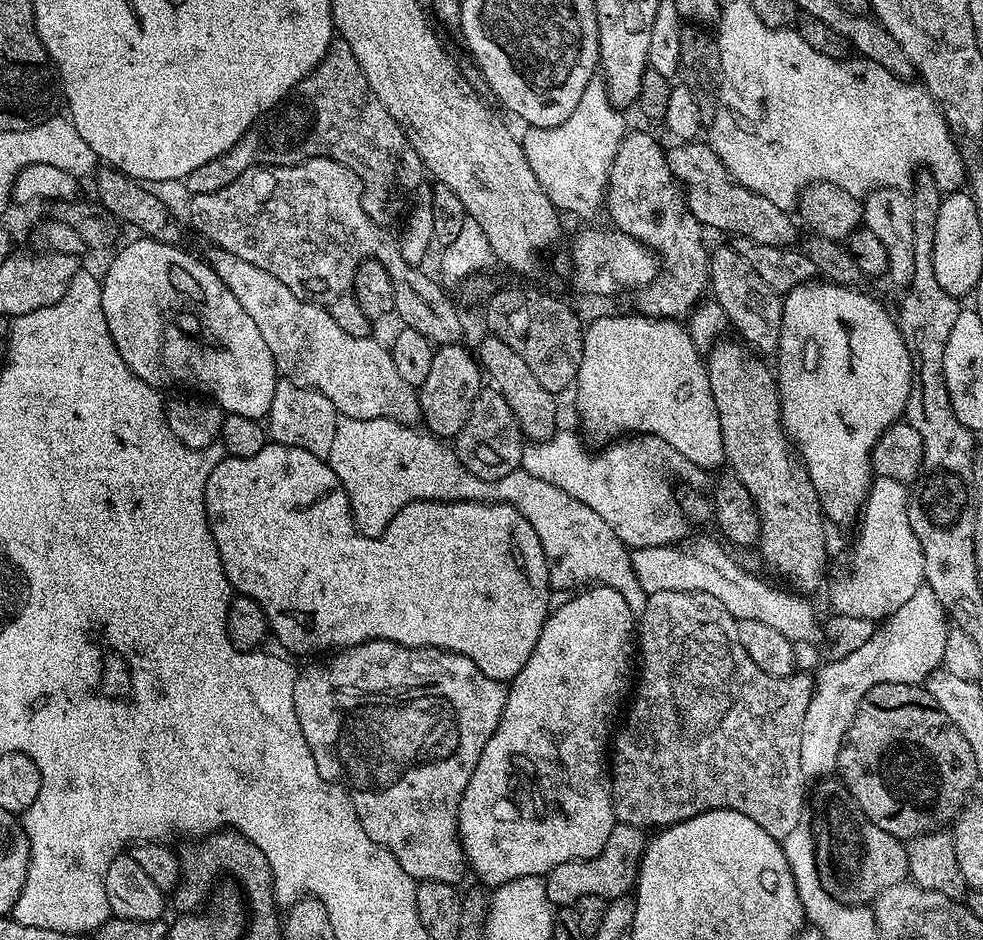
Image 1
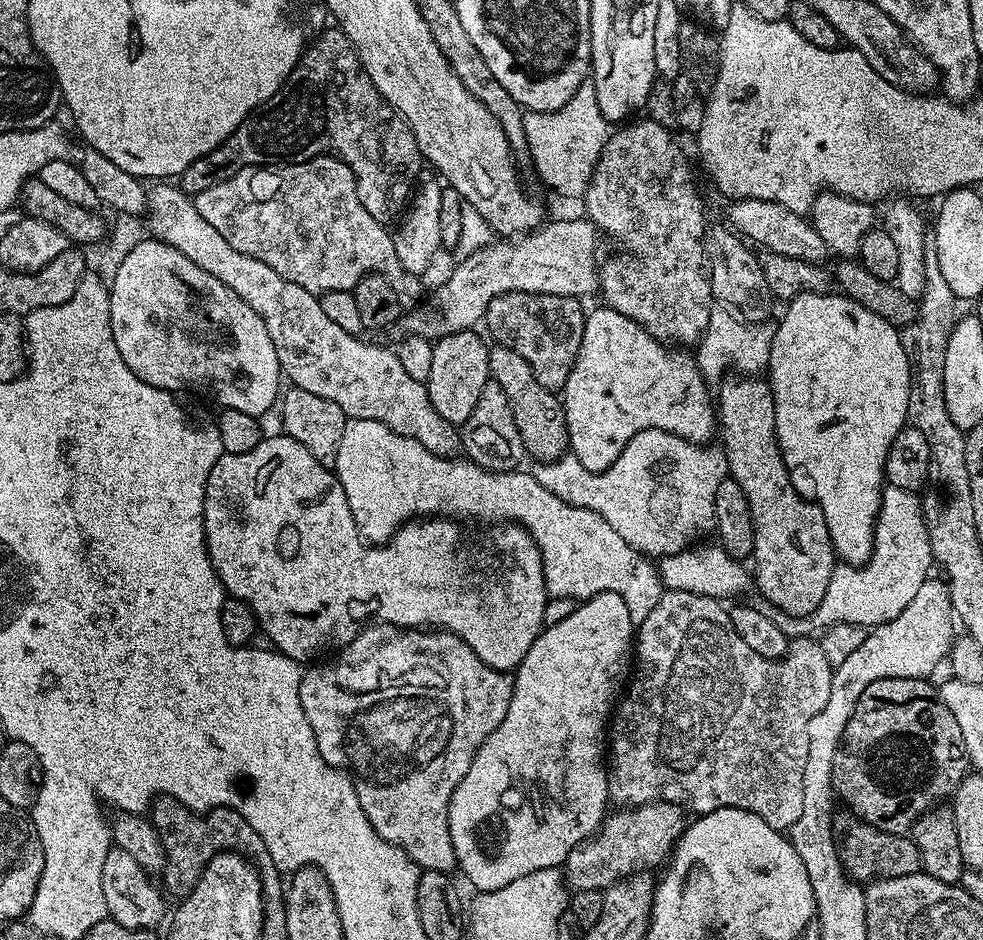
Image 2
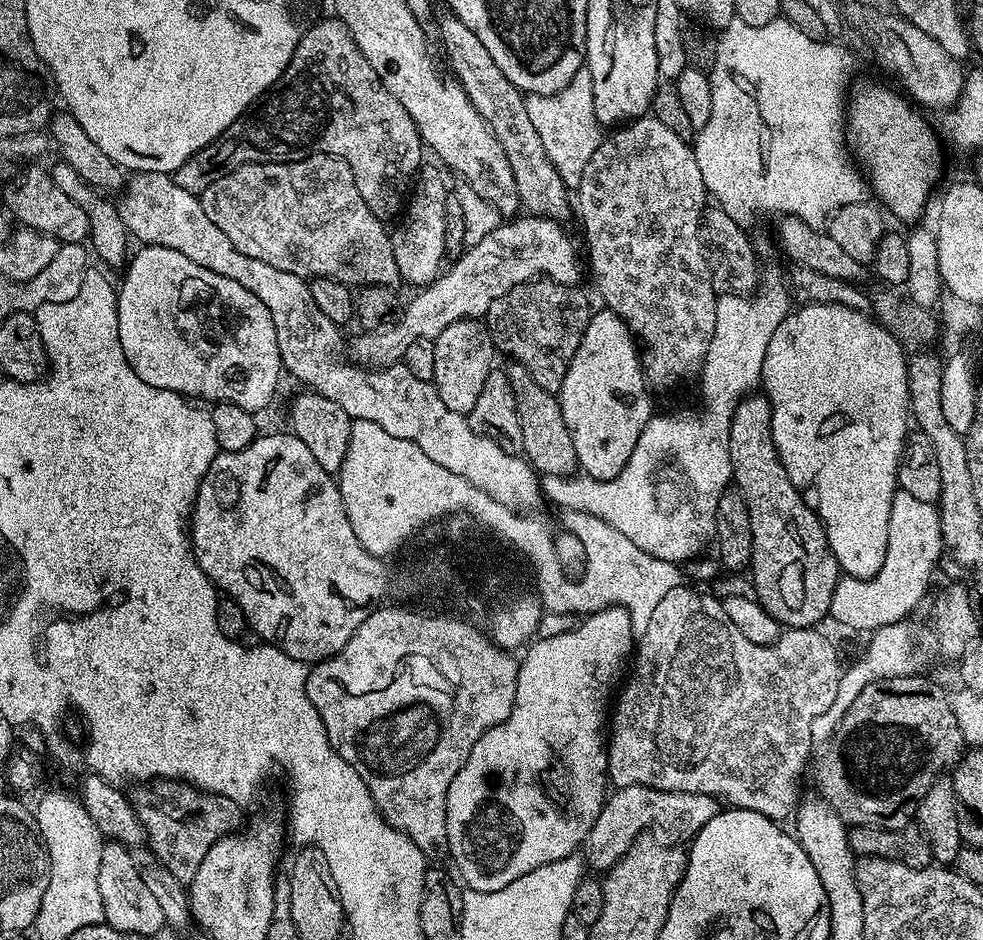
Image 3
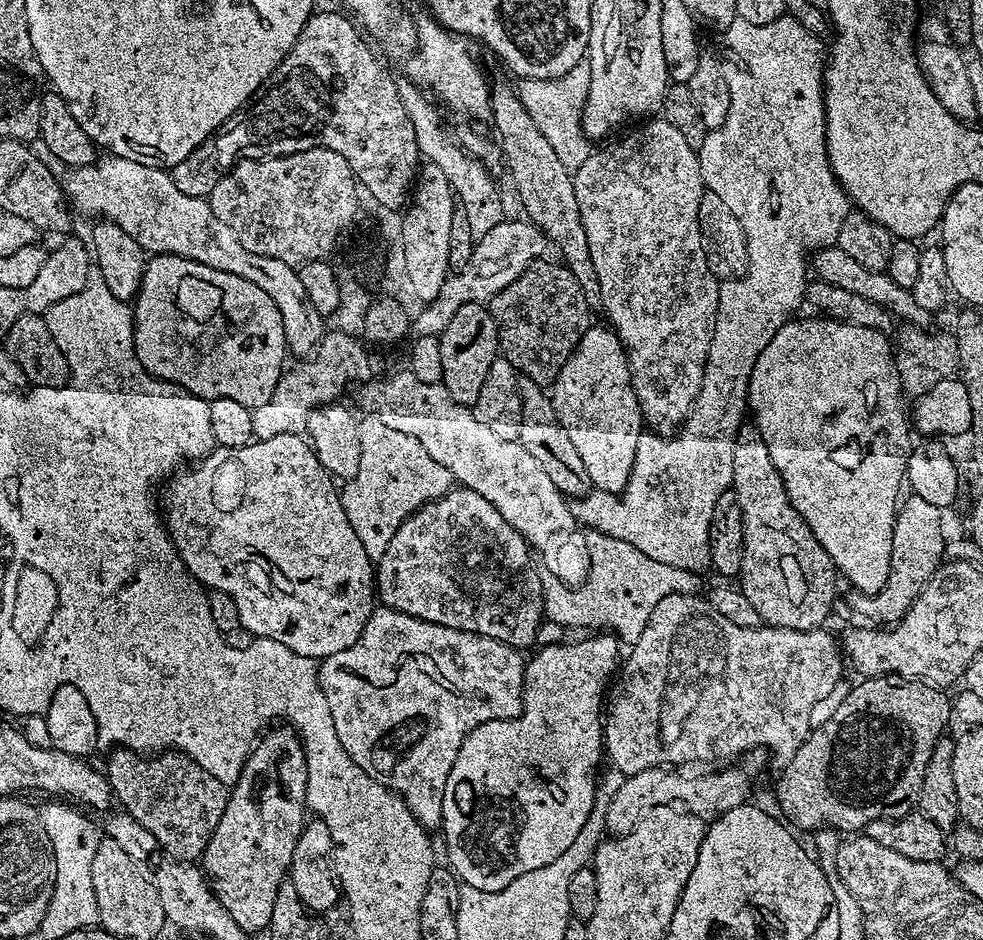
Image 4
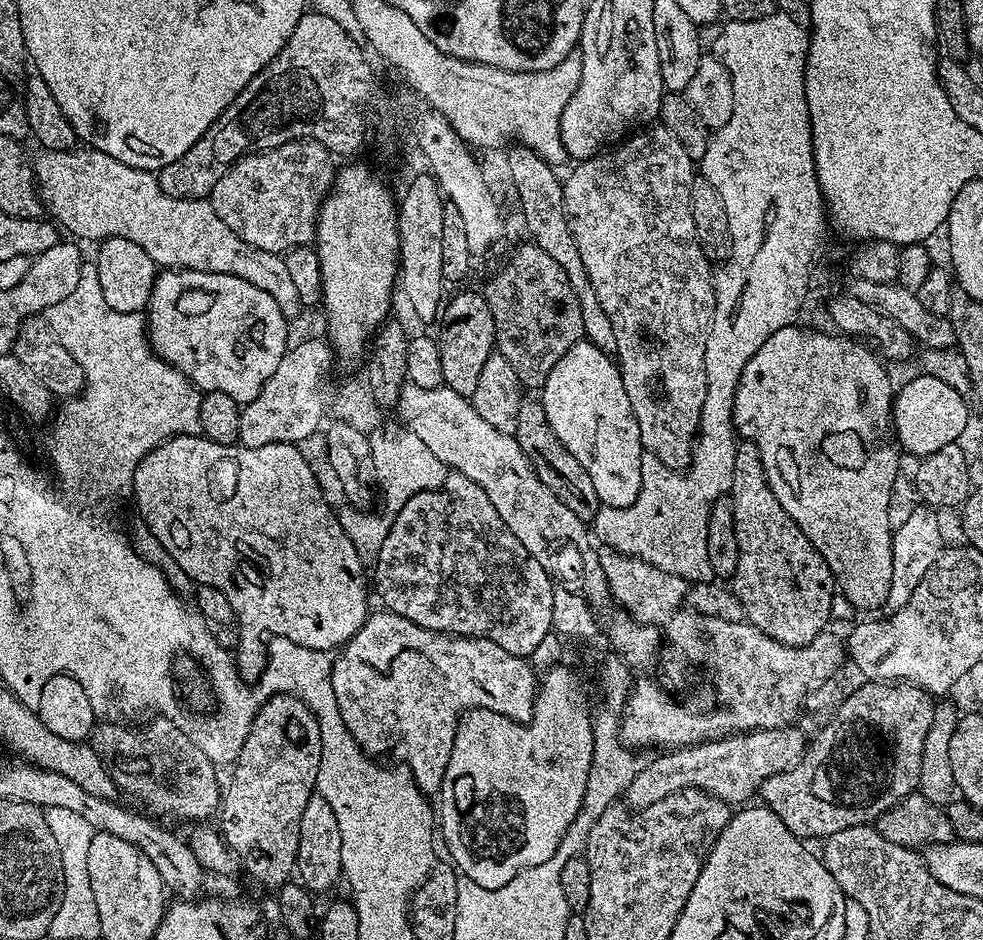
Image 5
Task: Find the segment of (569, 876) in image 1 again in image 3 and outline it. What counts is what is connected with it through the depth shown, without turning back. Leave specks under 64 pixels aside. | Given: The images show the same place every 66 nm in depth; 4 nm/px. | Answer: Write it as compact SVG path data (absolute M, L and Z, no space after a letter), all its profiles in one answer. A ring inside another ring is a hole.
M645 784L617 788L605 799L594 826L588 831L582 845L583 859L589 869L597 868L600 874L607 873L647 833L644 832L647 828L653 828L661 841L688 842L702 826L706 826L706 822L710 822L710 818L716 816L717 811L715 796L667 792L662 788L648 788Z

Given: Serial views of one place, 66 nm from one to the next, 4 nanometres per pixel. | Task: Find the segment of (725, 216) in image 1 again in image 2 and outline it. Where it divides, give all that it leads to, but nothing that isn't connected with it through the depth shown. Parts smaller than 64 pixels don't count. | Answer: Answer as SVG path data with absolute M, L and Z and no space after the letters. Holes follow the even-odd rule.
M758 198L732 200L729 205L727 223L745 241L753 245L761 244L759 247L763 251L786 254L788 258L802 258L806 262L815 264L824 264L827 261L826 258L829 258L830 251L826 242L818 234L811 219L805 218L801 213L790 210L773 200L759 200Z

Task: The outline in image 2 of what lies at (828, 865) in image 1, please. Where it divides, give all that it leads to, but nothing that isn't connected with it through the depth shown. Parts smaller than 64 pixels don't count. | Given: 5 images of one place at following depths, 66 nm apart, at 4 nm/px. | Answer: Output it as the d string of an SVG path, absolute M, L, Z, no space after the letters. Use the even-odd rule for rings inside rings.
M847 810L837 811L832 819L832 836L844 864L844 871L857 882L871 882L885 876L905 876L921 871L918 846L911 835L895 836L878 830Z

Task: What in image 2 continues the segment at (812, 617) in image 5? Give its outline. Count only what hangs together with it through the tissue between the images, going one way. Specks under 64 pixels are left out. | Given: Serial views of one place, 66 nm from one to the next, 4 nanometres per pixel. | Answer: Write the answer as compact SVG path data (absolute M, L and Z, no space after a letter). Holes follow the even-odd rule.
M732 374L719 385L718 428L724 431L722 447L728 459L728 475L742 486L746 502L750 502L750 514L754 522L754 550L751 559L756 560L754 584L776 608L781 608L789 618L806 616L815 611L826 595L831 574L838 563L836 548L826 526L826 518L816 501L798 491L792 484L786 462L780 453L780 443L776 440L776 415L774 414L774 394L767 379L752 374Z

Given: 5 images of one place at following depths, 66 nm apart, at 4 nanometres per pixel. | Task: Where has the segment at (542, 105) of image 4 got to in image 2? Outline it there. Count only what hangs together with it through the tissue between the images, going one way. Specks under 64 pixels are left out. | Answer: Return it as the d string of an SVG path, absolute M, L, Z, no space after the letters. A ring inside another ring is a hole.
M591 78L578 86L566 106L553 112L528 112L526 123L530 162L537 174L560 196L583 197L610 135L610 122L598 110L598 94Z

